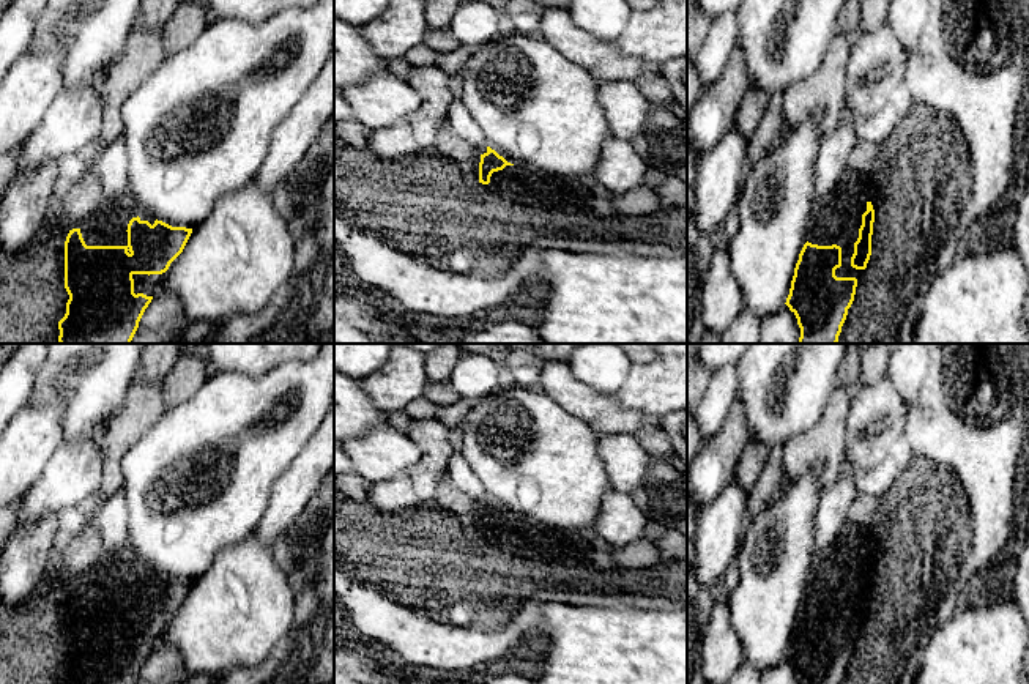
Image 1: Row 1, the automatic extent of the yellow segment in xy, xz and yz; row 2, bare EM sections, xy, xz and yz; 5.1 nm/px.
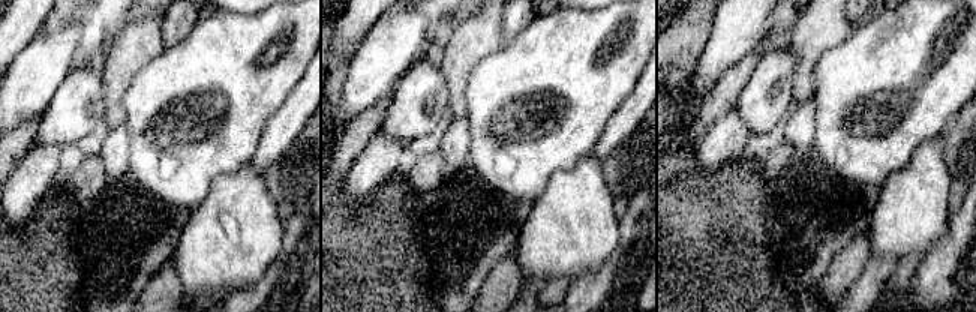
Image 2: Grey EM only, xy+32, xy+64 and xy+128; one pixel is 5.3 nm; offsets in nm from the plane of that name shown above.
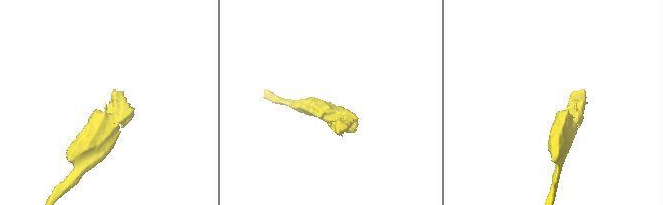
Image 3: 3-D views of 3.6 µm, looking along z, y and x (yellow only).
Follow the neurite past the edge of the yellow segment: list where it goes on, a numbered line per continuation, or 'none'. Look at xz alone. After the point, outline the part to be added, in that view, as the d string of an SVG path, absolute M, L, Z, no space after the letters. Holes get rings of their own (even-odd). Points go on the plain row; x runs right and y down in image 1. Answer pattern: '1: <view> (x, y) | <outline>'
1: xz (506, 536) | M506 519L503 523L493 525L488 537L470 533L477 542L487 542L496 548L515 556L522 556L522 536L528 533L537 522L533 519Z

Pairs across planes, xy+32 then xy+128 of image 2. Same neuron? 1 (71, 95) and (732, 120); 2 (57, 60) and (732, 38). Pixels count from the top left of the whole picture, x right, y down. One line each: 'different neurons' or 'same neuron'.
1: different neurons
2: same neuron

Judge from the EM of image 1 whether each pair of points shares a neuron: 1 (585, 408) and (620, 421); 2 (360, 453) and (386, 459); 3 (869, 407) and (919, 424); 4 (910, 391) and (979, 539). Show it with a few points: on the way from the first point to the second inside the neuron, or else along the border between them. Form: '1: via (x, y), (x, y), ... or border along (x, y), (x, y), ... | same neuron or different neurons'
1: via (593, 408), (612, 420) | same neuron
2: via (366, 454), (380, 456) | same neuron
3: border along (910, 407), (902, 435) | different neurons
4: border along (922, 386), (908, 405) | different neurons

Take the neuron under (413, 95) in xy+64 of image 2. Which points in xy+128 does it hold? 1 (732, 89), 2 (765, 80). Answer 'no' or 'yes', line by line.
1: no
2: yes

